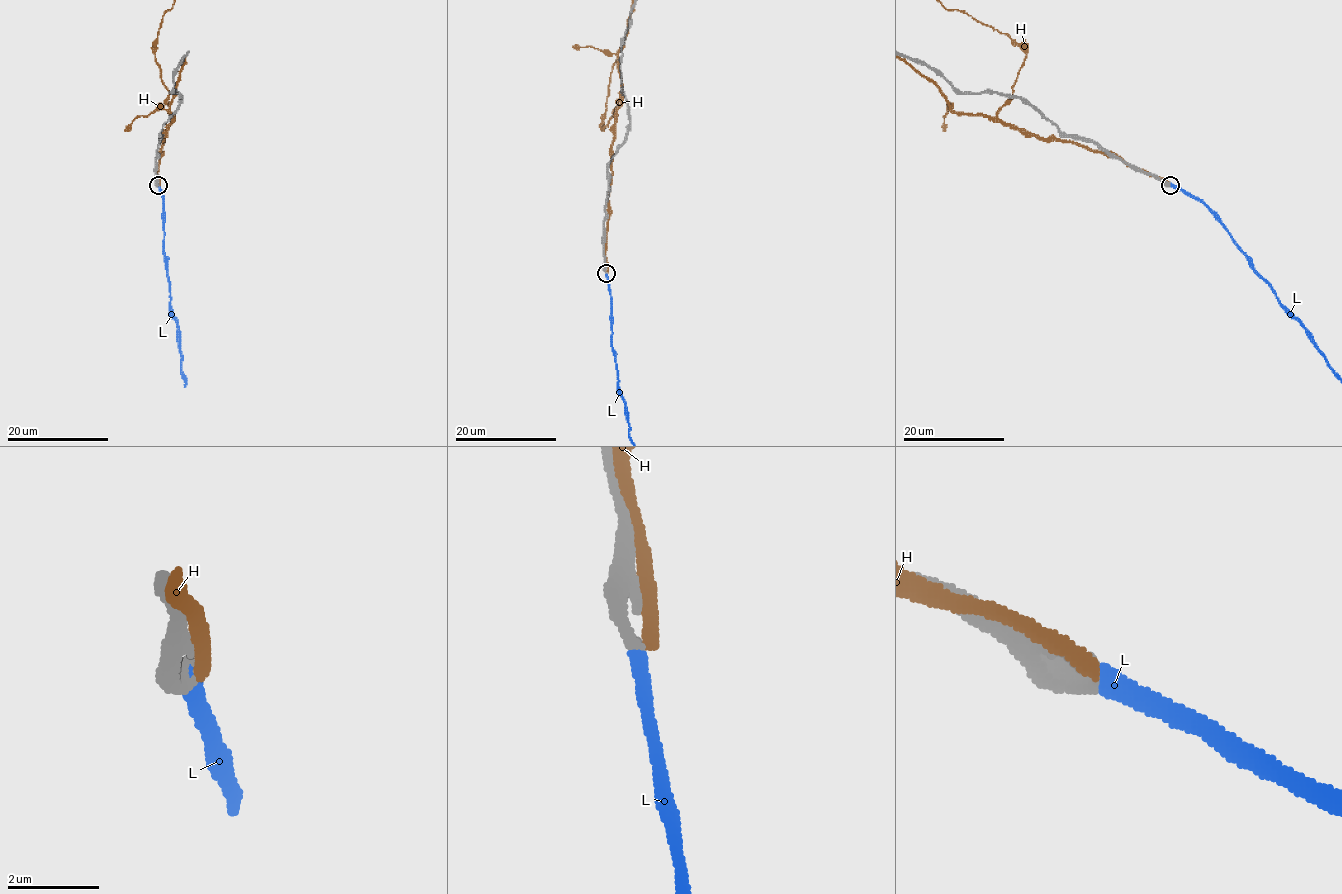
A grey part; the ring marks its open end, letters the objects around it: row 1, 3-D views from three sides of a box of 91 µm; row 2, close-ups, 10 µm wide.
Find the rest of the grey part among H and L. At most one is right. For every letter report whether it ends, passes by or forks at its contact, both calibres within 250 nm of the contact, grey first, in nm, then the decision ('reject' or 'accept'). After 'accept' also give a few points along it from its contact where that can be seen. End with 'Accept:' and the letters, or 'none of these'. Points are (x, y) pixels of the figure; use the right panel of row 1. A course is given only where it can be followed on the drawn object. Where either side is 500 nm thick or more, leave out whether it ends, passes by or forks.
H: it ends; calibres 320 and 340 nm; reject
L: it ends; calibres 380 and 400 nm; accept
Accept: L

